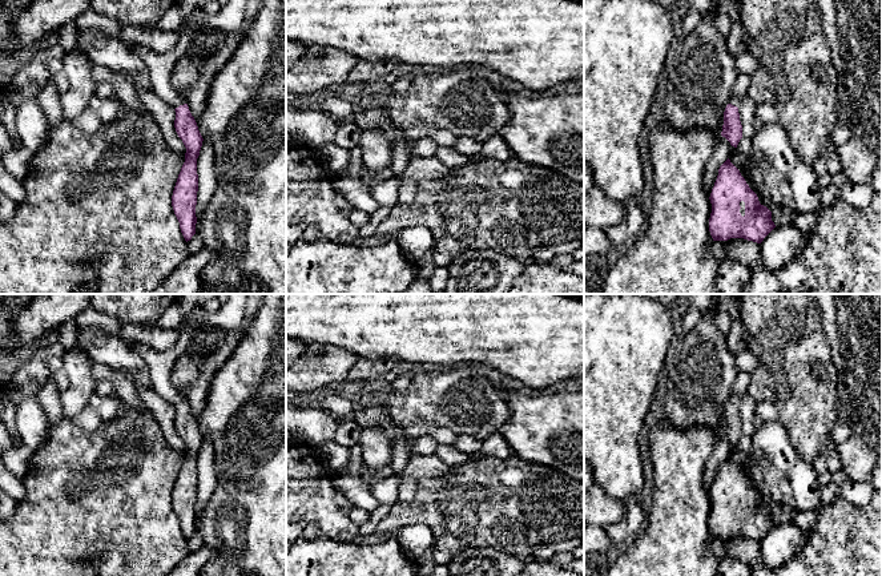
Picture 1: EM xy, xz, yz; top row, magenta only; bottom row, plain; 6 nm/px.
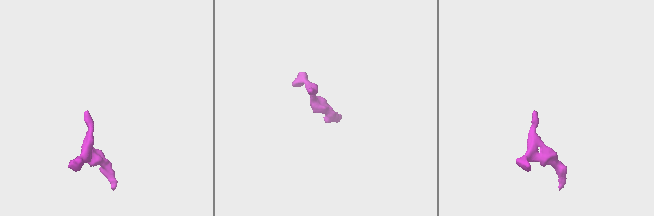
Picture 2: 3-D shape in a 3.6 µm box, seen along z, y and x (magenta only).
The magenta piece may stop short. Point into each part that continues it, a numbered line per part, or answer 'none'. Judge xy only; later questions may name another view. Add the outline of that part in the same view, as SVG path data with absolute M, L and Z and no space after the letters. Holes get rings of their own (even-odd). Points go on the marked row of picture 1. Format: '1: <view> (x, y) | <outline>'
1: xy (160, 67) | M196 23L185 25L177 39L176 47L166 53L157 53L146 47L130 44L133 52L144 61L154 93L172 108L186 104L185 96L178 93L172 84L176 63L189 51L200 32Z

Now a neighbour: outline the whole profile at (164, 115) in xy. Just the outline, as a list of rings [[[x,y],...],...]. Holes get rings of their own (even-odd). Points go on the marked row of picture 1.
[[[93,65],[92,68],[92,78],[97,82],[106,81],[113,84],[113,81],[118,77],[124,77],[137,92],[137,96],[141,104],[145,106],[146,112],[149,112],[157,125],[160,126],[165,141],[170,146],[170,149],[177,154],[185,154],[186,148],[182,140],[178,137],[174,120],[176,120],[176,110],[165,101],[162,101],[154,90],[149,90],[140,85],[138,80],[133,73],[128,73],[124,71],[112,71],[105,67]]]

